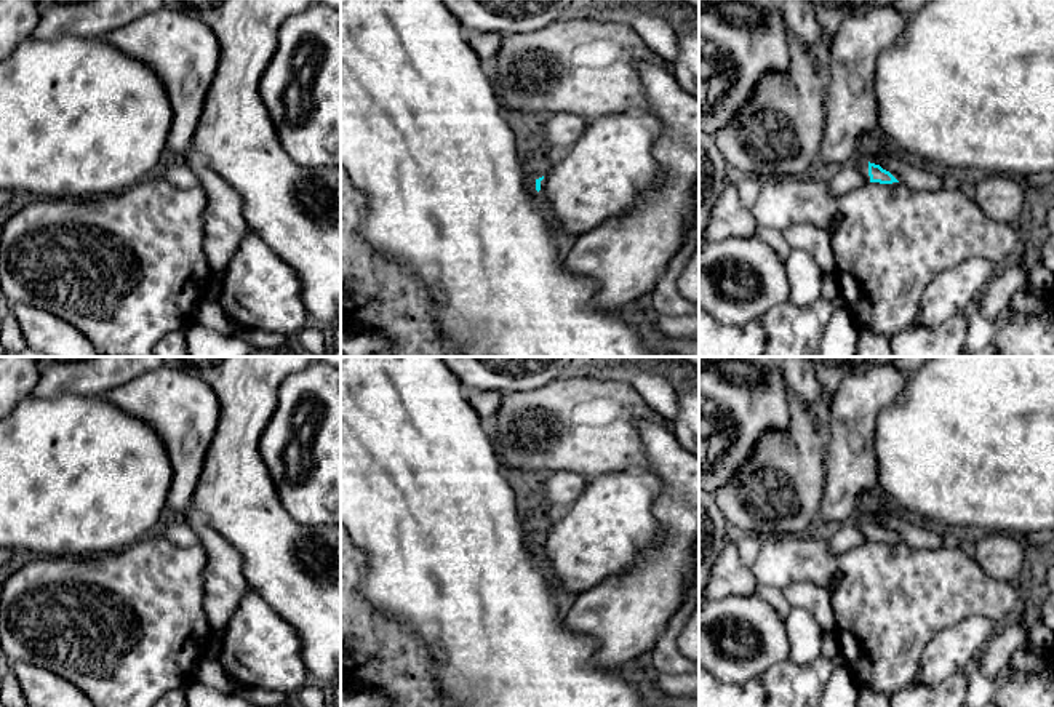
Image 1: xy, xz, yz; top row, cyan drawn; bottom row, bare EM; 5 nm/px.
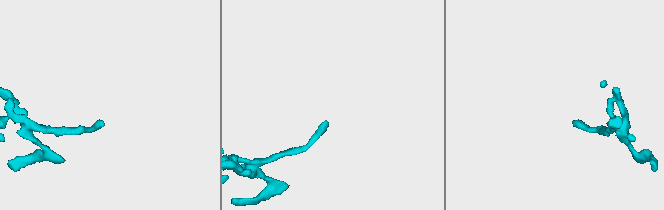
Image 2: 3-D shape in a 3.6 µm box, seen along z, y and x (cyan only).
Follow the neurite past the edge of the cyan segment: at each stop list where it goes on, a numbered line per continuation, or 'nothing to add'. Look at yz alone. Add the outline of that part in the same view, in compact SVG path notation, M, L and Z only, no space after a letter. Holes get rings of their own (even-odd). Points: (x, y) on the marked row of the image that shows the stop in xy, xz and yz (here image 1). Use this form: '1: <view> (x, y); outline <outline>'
1: yz (862, 167); outline M854 155L849 163L860 171L867 182L870 182L868 162L862 162L857 155Z

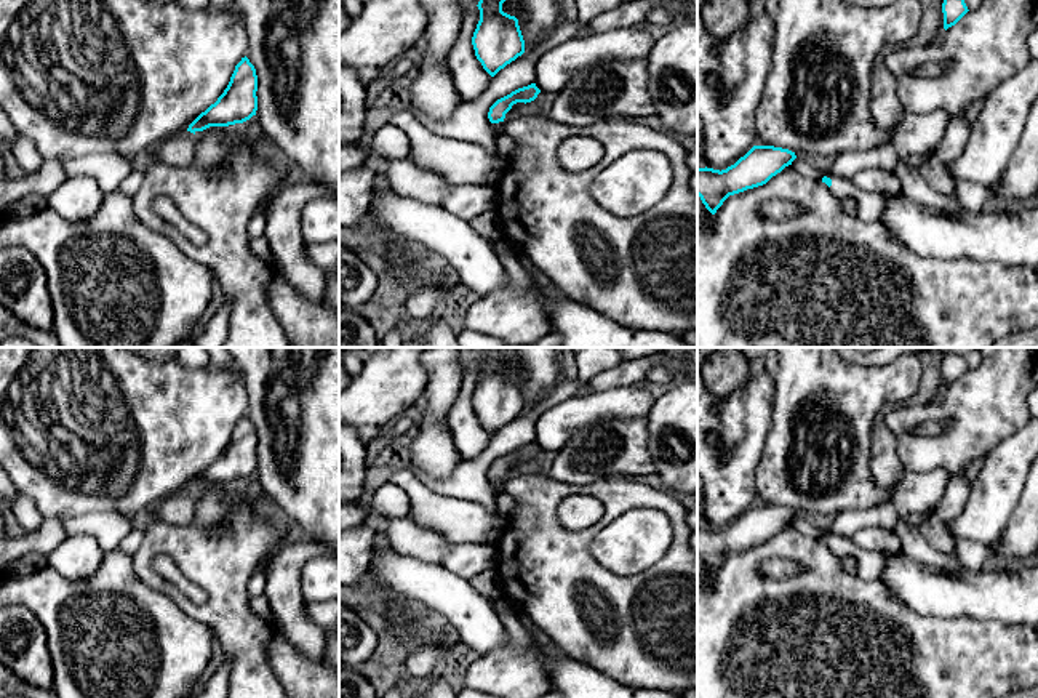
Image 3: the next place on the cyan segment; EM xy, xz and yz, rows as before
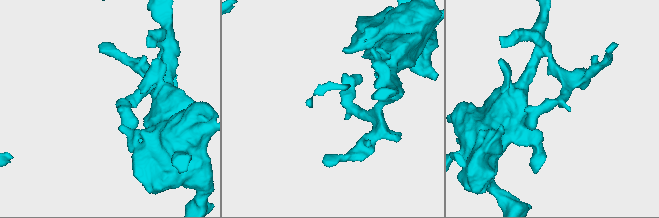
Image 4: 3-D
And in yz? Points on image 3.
1: yz (870, 205); outline M833 176L832 194L836 199L852 199L857 205L857 218L865 223L880 223L884 210L884 195L857 189L852 179Z

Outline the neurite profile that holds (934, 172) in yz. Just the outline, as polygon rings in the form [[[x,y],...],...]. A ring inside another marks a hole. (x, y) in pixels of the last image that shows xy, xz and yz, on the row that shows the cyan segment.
[[[931,155],[920,166],[920,171],[936,192],[955,199],[956,195],[955,179],[948,173],[947,166],[936,155]]]

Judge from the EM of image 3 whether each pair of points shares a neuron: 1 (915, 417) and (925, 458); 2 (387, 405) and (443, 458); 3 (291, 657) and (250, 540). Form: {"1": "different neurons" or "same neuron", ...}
{"1": "same neuron", "2": "different neurons", "3": "different neurons"}

